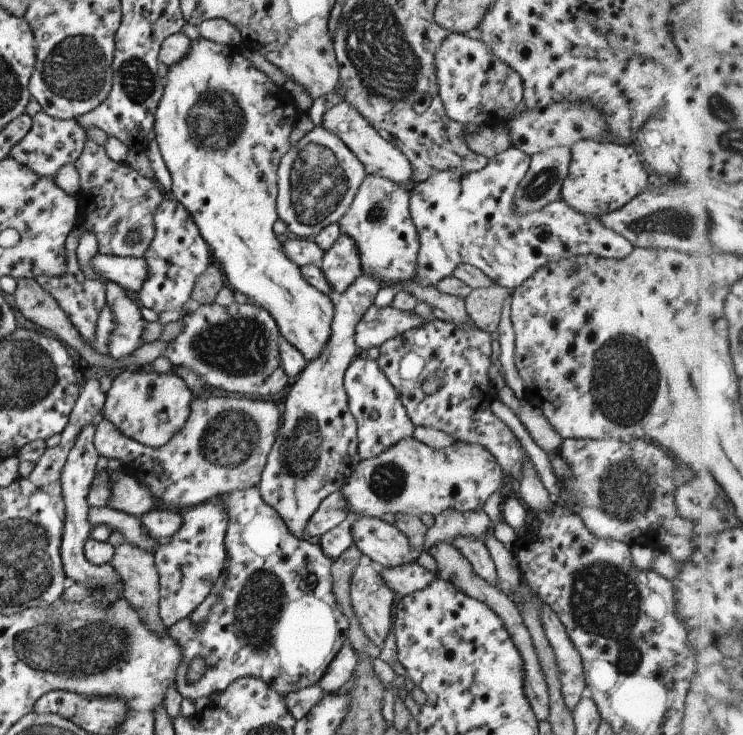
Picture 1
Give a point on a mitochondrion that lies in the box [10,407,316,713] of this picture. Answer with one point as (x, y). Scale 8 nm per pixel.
(78, 651)

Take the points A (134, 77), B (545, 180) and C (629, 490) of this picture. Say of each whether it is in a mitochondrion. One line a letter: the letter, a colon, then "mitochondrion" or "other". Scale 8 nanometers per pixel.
A: mitochondrion
B: mitochondrion
C: mitochondrion

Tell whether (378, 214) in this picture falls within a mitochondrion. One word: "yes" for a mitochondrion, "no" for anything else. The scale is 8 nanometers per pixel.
yes

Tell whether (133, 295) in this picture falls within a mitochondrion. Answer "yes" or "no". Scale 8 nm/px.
no

